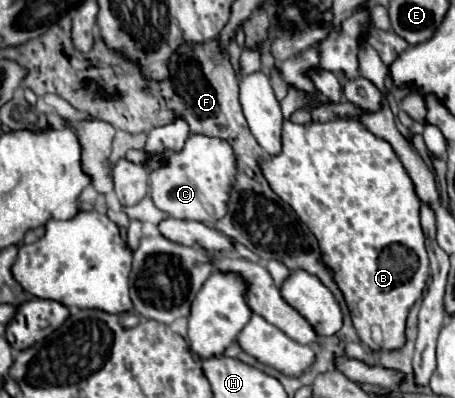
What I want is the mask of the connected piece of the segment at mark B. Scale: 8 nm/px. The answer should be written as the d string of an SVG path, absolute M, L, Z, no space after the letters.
M357 118L309 124L285 120L281 144L281 152L261 158L259 168L271 190L295 210L299 220L317 238L321 262L331 270L345 298L359 340L369 350L403 348L407 314L415 300L421 298L429 276L425 234L419 224L421 200L413 192L413 180L409 180L391 144L373 136Z

